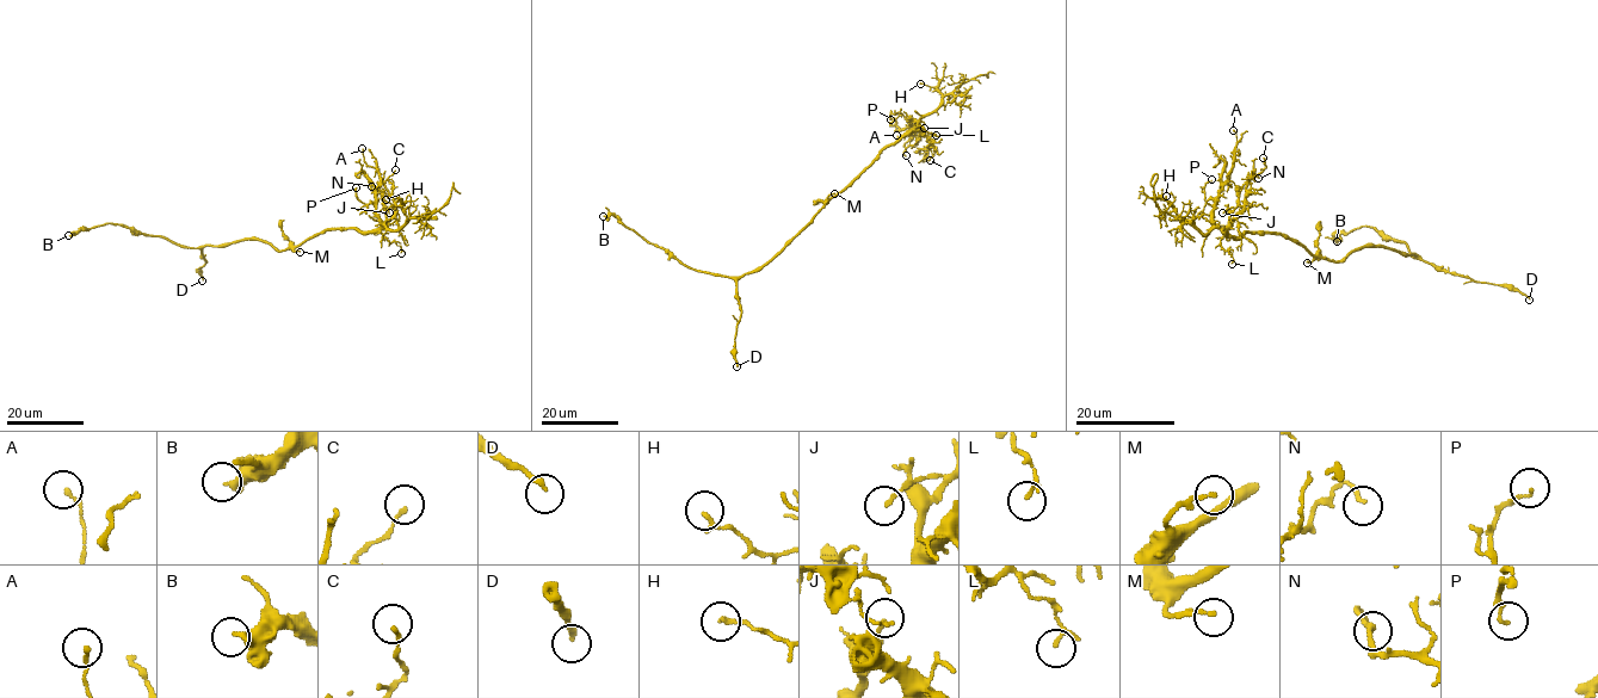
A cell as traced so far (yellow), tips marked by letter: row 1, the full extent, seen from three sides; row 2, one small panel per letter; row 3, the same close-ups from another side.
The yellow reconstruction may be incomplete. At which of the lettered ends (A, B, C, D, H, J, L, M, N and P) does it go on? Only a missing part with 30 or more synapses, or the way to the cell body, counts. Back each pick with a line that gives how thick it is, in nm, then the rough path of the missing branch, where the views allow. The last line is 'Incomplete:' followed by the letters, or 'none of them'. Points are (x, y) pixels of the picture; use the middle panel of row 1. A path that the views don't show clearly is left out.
Incomplete: none of them

